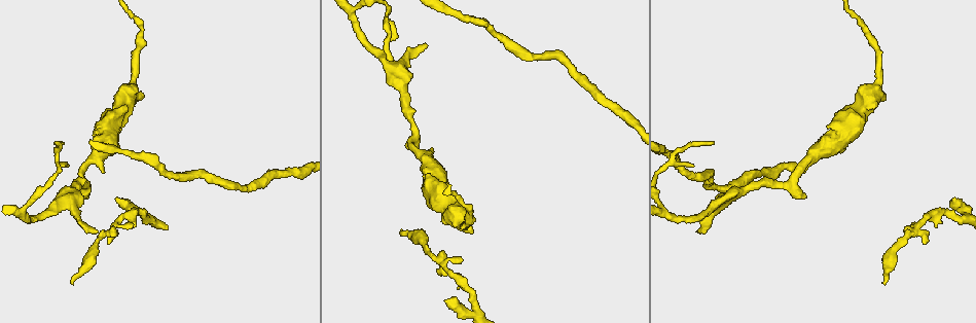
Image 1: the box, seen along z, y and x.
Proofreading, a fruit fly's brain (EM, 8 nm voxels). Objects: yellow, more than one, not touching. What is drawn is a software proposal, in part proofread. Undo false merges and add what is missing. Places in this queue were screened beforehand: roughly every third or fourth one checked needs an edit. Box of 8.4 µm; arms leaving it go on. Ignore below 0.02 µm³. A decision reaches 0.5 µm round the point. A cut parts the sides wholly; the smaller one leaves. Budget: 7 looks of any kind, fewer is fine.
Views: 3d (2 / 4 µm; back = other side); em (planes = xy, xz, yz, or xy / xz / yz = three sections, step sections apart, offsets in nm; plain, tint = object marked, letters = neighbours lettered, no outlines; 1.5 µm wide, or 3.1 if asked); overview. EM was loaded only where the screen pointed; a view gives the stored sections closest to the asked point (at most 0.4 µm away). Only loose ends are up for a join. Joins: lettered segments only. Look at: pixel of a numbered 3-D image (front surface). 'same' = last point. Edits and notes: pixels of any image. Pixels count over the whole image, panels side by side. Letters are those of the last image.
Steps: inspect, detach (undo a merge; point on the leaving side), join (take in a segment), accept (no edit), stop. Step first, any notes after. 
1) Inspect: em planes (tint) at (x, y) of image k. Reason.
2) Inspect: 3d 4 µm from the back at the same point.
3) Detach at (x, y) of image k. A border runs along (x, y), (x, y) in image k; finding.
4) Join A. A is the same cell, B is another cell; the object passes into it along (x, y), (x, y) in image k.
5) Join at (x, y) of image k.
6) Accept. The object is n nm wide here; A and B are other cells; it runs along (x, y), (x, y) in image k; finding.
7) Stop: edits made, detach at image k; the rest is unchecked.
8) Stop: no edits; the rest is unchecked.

Inspect: em planes (letters) at (714, 141) of image 1. Thin end.

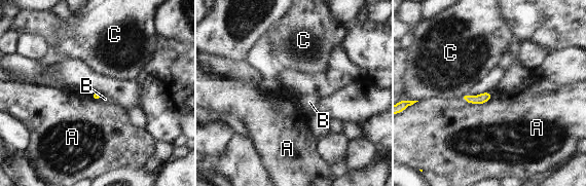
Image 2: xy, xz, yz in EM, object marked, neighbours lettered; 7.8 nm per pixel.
Accept. A, B and C are other cells; none of them fits.

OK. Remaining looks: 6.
Inspect: em planes (letters) at (96, 231) of image 1. Free end.

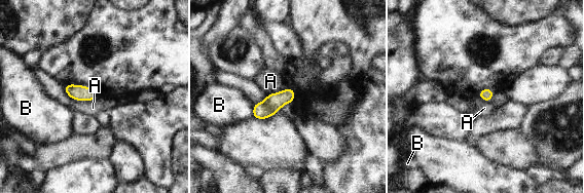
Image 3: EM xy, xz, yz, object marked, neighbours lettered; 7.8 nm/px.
Accept. A and B are other cells; a border runs along (98, 97), (90, 101), (72, 99) in image 3; none of them fits.

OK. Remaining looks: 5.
Inspect: 3d 4 µm at (883, 283) of image 1. An open end.

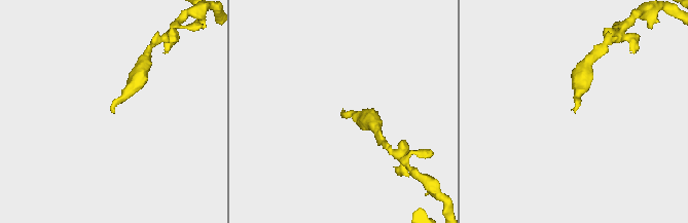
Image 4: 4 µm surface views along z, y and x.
Inspect: em planes (letters) at (573, 109) of image 4. Now the EM.

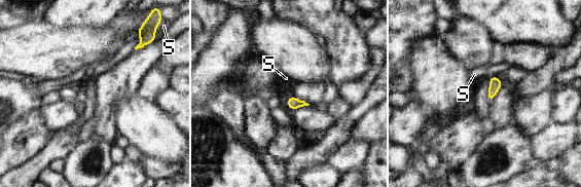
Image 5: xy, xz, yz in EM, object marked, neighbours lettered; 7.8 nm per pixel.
Accept. S is another cell; a border runs along (140, 41), (134, 48) in image 5; no lettered segment goes on from it.

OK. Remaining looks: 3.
Stop: no edits; the rest is unchecked.

